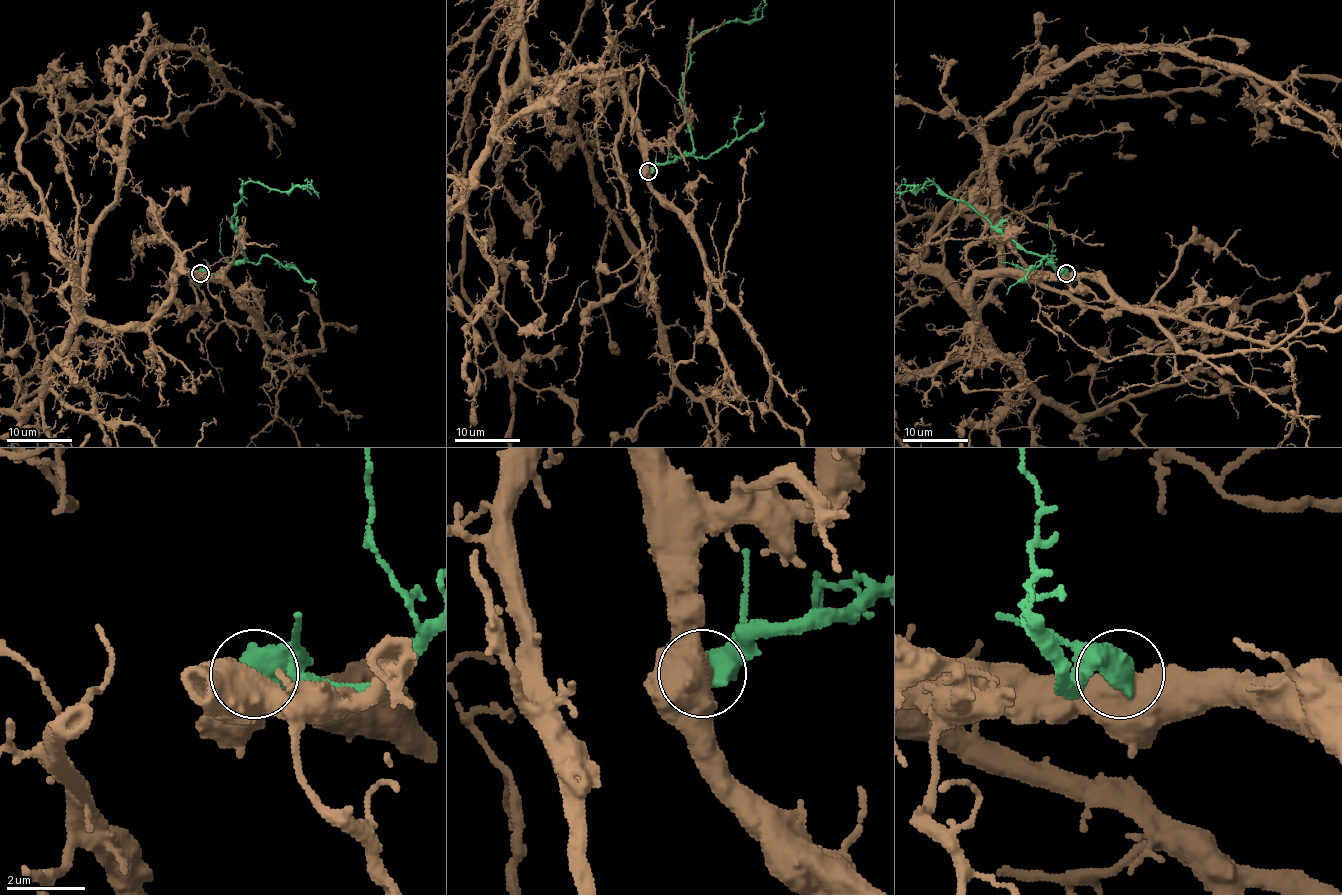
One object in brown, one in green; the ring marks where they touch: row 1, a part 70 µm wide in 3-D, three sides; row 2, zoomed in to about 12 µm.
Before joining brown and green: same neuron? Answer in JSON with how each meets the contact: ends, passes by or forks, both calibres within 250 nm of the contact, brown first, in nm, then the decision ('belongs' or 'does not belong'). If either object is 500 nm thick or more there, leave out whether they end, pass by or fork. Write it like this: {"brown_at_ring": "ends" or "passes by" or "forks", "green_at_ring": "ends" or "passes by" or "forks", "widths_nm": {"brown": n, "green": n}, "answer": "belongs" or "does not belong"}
{"widths_nm": {"brown": 750, "green": 750}, "answer": "does not belong"}

